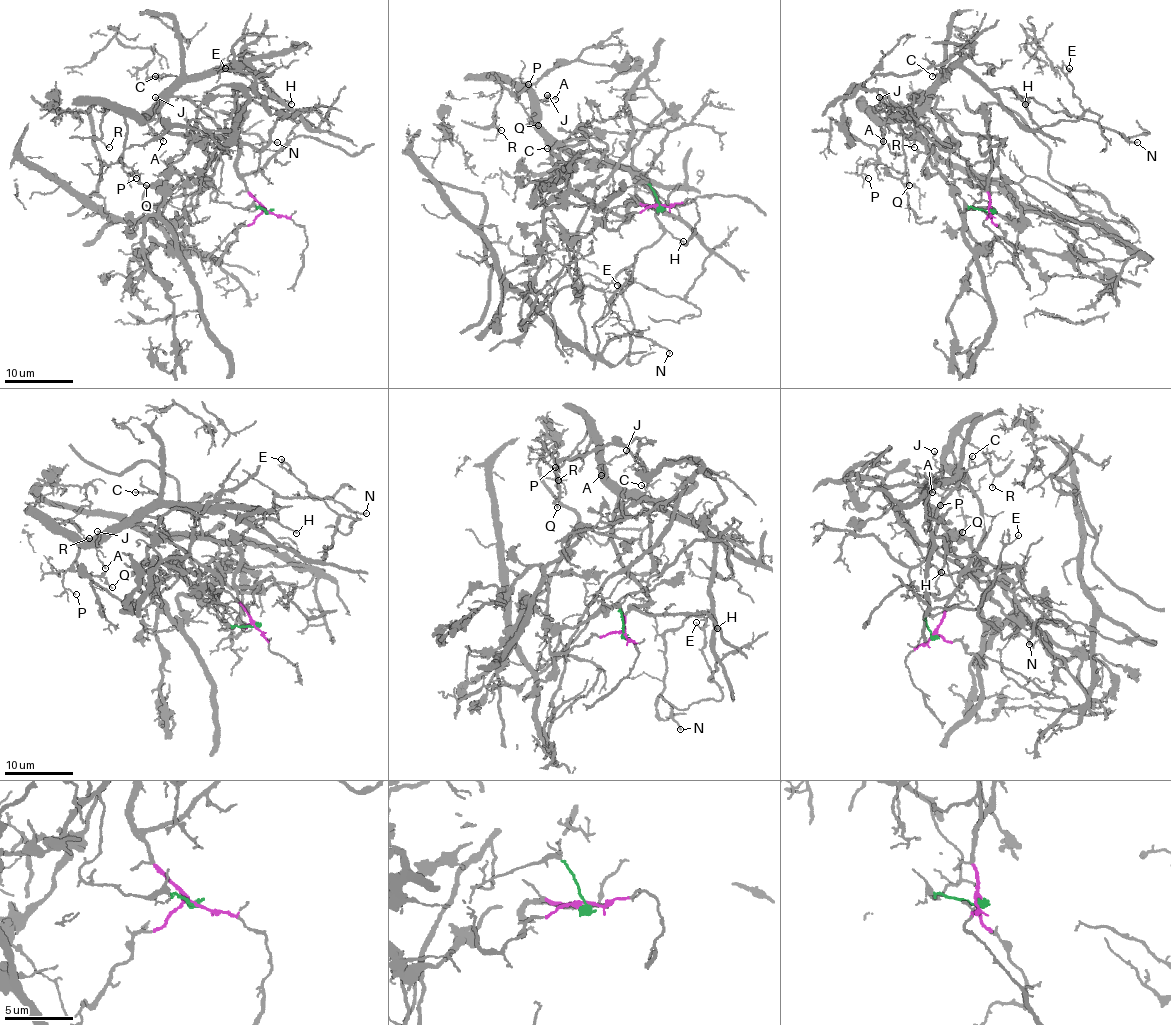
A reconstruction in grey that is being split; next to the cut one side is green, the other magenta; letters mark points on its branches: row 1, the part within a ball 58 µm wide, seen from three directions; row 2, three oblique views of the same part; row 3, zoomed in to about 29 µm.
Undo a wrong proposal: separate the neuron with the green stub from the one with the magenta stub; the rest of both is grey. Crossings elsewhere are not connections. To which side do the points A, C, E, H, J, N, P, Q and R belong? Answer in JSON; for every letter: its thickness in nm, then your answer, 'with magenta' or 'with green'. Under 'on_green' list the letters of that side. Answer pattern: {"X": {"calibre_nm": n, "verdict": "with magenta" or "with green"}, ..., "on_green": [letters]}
{"A": {"calibre_nm": 160, "verdict": "with magenta"}, "C": {"calibre_nm": 70, "verdict": "with magenta"}, "E": {"calibre_nm": 90, "verdict": "with magenta"}, "H": {"calibre_nm": 140, "verdict": "with magenta"}, "J": {"calibre_nm": 150, "verdict": "with magenta"}, "N": {"calibre_nm": 170, "verdict": "with magenta"}, "P": {"calibre_nm": 110, "verdict": "with magenta"}, "Q": {"calibre_nm": 150, "verdict": "with magenta"}, "R": {"calibre_nm": 150, "verdict": "with magenta"}, "on_green": []}

